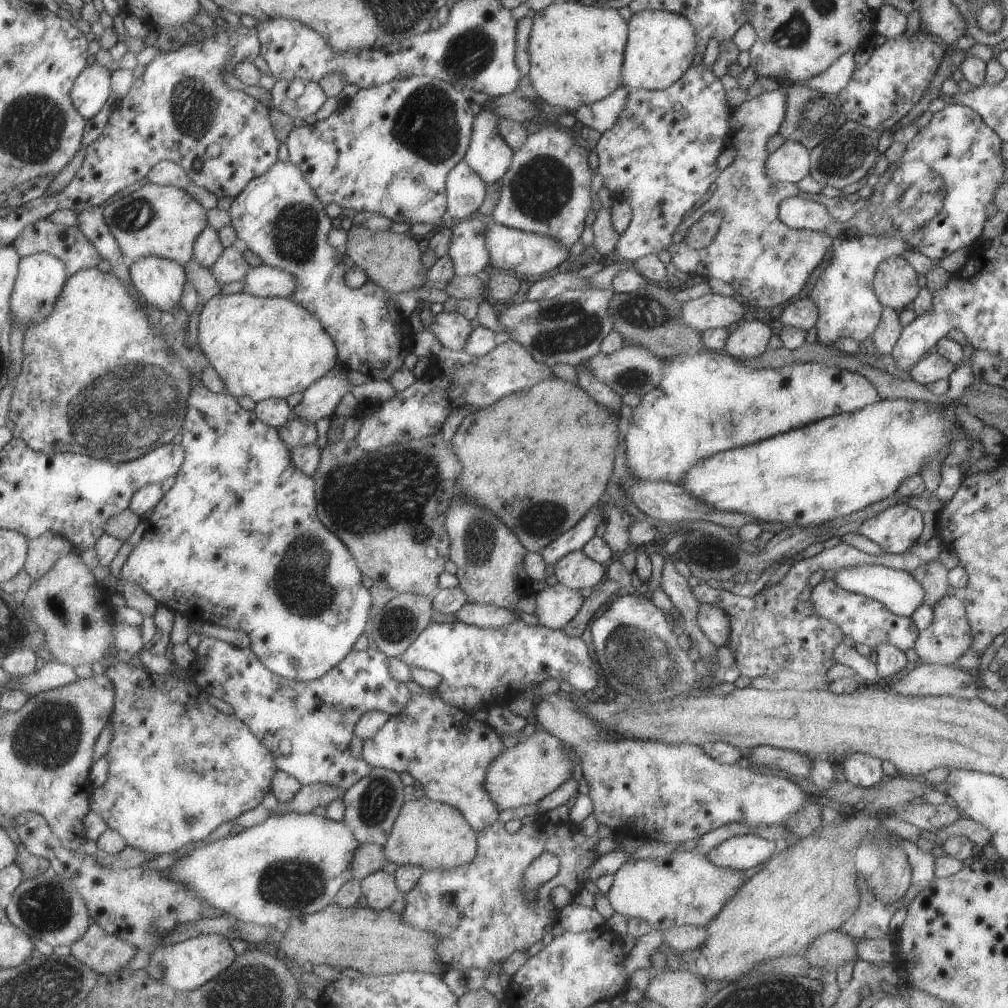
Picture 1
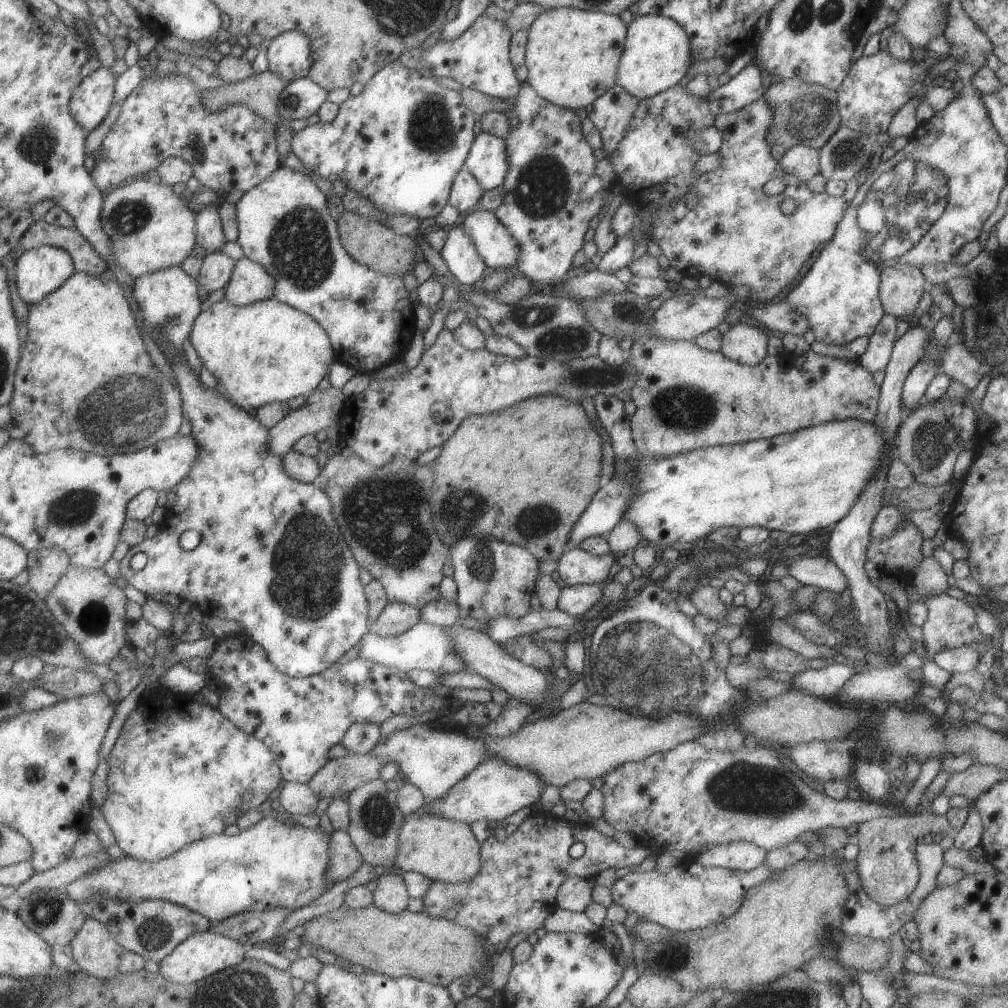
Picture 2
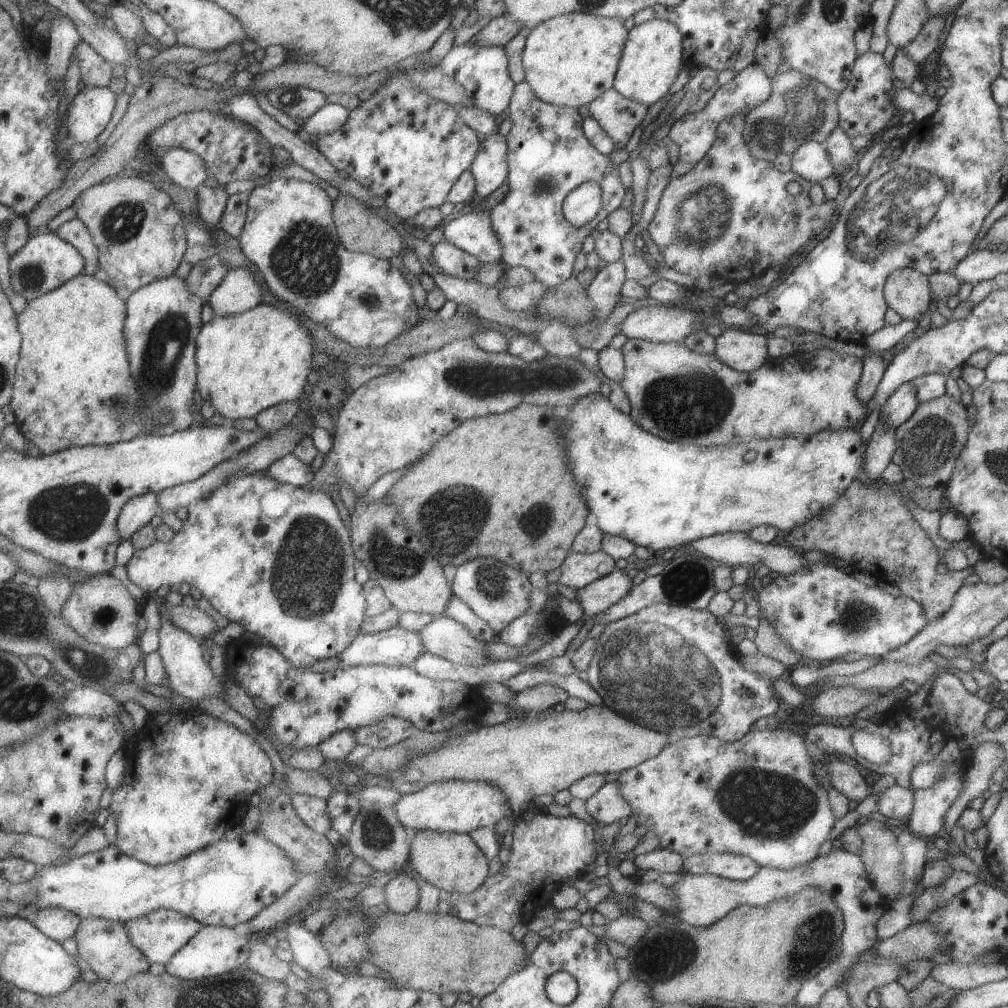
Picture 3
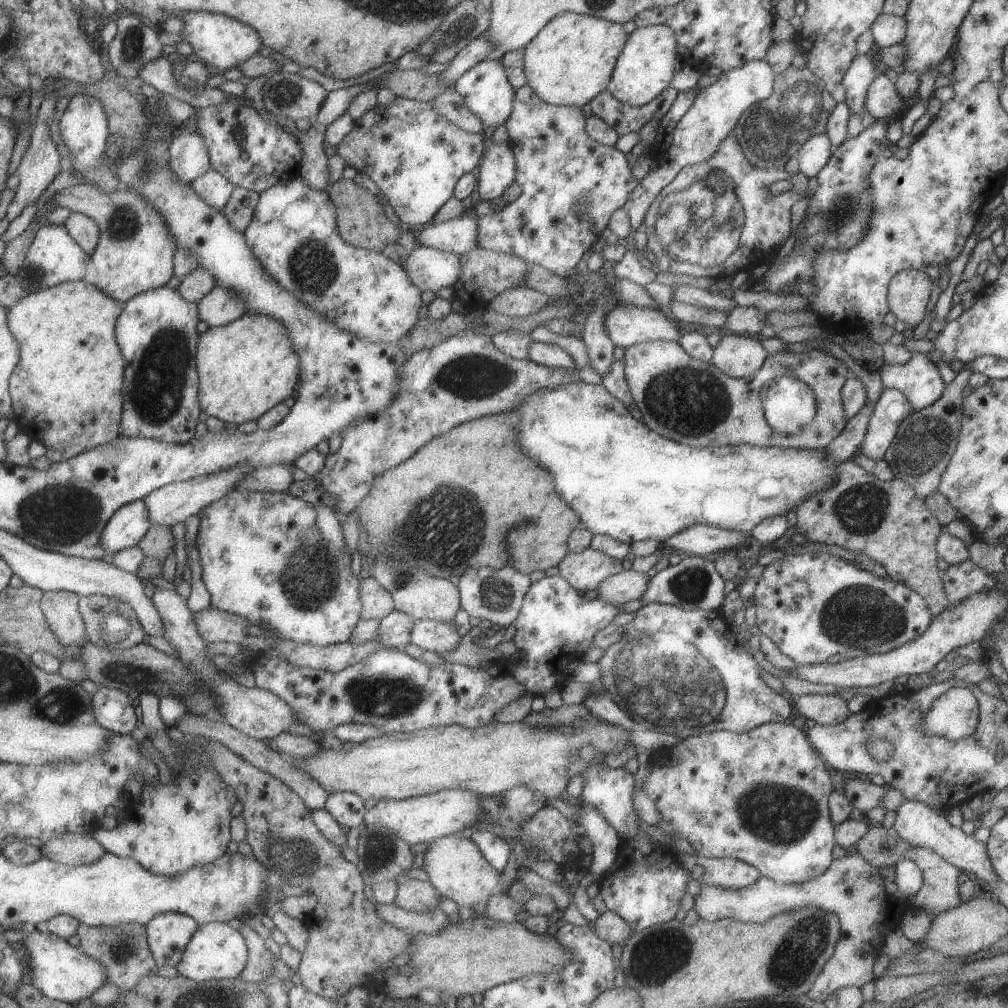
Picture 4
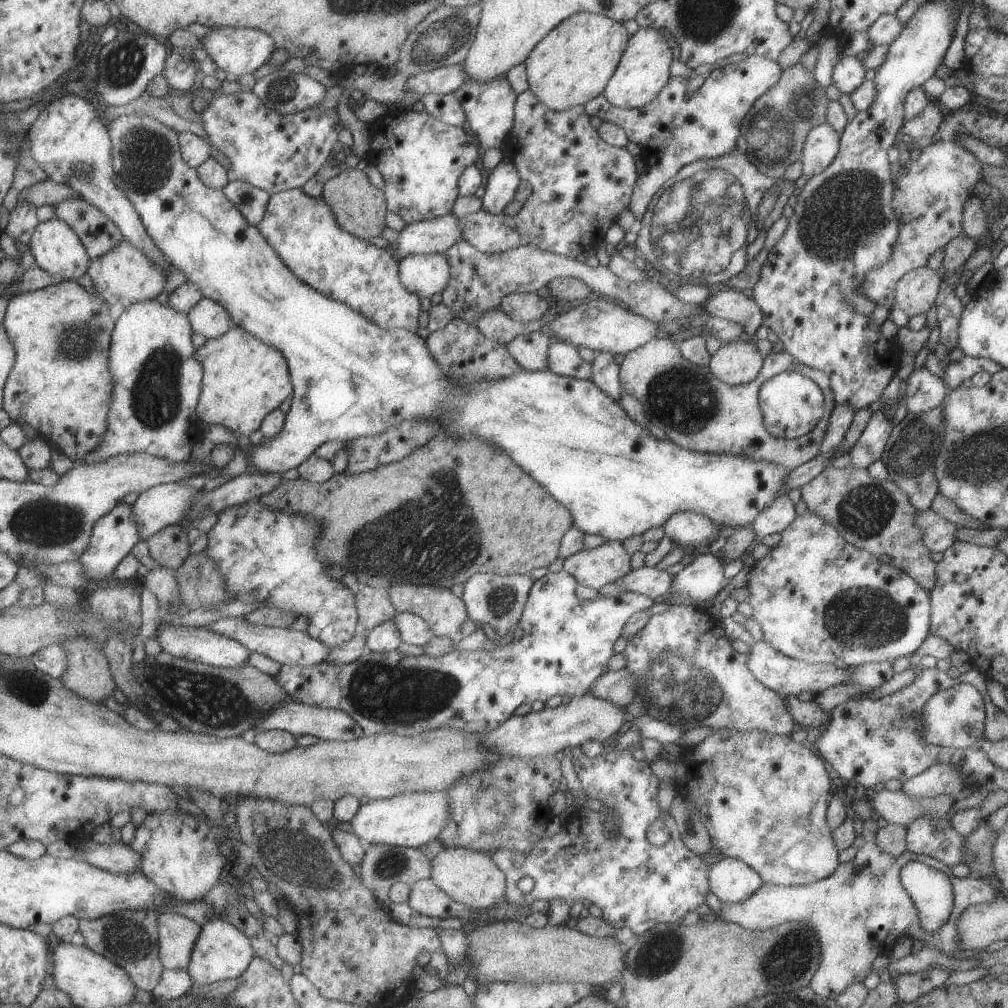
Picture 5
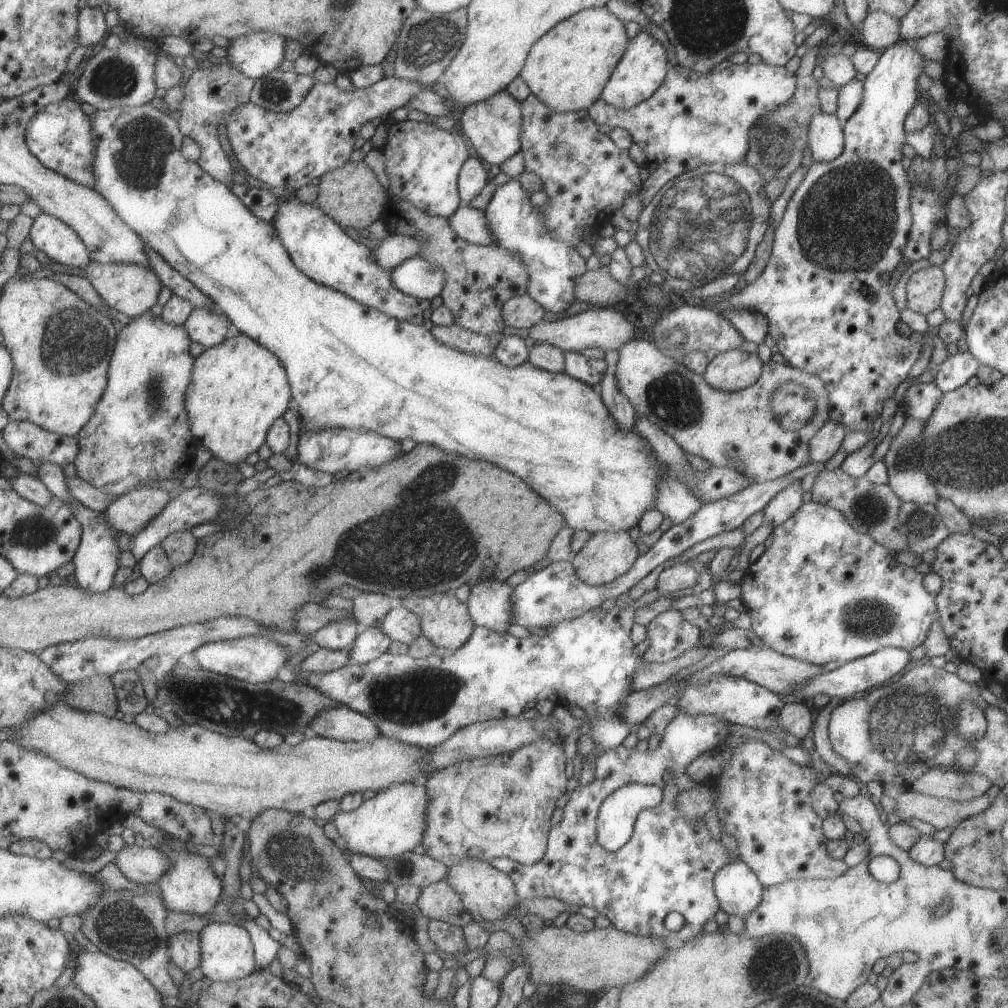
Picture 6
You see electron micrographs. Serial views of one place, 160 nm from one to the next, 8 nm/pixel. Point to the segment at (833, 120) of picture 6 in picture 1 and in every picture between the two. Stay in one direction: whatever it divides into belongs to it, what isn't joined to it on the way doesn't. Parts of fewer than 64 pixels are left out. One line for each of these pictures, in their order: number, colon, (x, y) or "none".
1: (790, 163)
2: (801, 161)
3: (809, 161)
4: (813, 154)
5: (821, 144)

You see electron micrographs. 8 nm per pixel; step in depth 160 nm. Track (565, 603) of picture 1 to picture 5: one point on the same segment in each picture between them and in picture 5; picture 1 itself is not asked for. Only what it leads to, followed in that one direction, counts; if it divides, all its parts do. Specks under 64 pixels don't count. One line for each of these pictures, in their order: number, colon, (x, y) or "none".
2: (575, 600)
3: (597, 596)
4: (626, 585)
5: (648, 581)

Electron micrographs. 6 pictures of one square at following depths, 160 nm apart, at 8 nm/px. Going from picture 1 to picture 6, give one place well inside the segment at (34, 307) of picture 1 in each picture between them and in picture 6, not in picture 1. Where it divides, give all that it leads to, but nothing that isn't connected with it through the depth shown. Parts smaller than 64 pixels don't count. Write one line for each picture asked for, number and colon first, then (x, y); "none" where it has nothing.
2: (41, 271)
3: (46, 262)
4: (54, 257)
5: (57, 248)
6: (55, 238)

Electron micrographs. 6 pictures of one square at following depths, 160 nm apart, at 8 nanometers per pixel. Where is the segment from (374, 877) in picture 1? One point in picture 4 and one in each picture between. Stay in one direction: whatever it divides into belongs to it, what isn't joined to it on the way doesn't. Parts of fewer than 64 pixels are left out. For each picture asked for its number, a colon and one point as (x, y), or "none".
2: (390, 894)
3: (401, 893)
4: (411, 894)

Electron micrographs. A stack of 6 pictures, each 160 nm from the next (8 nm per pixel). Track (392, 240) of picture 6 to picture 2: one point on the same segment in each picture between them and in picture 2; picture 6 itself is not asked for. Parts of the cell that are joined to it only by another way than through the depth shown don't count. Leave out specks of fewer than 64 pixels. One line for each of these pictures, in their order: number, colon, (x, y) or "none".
2: (497, 249)
3: (472, 233)
4: (458, 236)
5: (436, 235)

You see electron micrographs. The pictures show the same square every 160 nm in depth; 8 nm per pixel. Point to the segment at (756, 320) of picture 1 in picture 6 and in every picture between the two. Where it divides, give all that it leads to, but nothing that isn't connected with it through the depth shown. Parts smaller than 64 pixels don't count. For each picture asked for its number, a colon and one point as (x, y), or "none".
2: (744, 344)
3: (742, 351)
4: (736, 355)
5: (737, 362)
6: (729, 371)

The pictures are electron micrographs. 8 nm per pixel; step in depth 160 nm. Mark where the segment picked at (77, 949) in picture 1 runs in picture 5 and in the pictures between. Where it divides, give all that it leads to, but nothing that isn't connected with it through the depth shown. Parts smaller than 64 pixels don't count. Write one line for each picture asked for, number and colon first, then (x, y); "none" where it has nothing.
2: (95, 950)
3: (105, 946)
4: (124, 950)
5: (130, 939)

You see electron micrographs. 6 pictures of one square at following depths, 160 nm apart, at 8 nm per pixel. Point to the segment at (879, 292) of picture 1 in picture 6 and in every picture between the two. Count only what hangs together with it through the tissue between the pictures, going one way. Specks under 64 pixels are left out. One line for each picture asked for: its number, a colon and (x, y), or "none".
2: (901, 286)
3: (906, 291)
4: (908, 290)
5: (916, 290)
6: (924, 287)

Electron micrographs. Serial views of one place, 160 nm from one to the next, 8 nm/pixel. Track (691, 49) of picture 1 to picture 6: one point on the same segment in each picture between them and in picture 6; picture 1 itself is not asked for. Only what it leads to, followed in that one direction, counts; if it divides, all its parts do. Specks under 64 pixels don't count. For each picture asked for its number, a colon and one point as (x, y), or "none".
2: (656, 55)
3: (651, 59)
4: (644, 67)
5: (643, 68)
6: (641, 70)

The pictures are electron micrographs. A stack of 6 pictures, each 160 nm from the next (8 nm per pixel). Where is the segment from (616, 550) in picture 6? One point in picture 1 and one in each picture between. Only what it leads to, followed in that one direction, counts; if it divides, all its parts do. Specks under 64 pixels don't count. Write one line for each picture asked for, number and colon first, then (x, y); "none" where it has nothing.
1: (574, 570)
2: (575, 567)
3: (577, 570)
4: (584, 570)
5: (608, 562)

